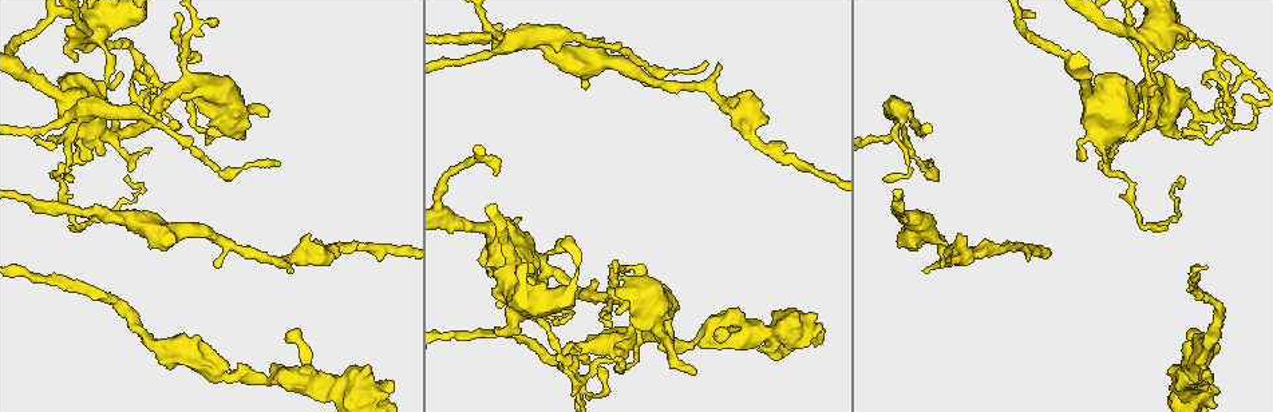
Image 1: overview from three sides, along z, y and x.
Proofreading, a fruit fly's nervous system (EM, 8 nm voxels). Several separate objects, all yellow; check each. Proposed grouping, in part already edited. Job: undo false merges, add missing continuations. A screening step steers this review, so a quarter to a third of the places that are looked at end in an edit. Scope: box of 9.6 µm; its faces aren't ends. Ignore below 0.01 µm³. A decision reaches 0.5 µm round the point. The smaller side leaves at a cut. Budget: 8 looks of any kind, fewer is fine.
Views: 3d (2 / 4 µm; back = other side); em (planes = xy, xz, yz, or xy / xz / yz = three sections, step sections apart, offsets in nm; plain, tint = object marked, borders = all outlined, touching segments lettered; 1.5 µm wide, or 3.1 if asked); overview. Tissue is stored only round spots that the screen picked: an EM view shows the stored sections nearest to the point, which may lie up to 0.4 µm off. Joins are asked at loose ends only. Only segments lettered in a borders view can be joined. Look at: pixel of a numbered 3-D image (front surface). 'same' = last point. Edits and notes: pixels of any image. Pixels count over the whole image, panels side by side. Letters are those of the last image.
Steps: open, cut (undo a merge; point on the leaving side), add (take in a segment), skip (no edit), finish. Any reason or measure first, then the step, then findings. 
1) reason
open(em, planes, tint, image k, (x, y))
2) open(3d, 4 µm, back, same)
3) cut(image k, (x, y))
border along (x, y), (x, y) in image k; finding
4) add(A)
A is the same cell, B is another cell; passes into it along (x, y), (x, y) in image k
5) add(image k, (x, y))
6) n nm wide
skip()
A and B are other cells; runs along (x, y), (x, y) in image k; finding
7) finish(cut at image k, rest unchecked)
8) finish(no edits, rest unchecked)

an open end
open(em, planes, borders, image 1, (265, 115))

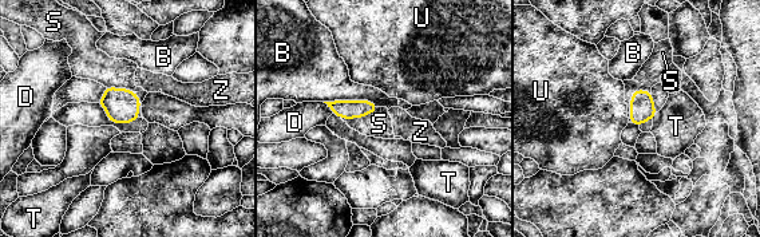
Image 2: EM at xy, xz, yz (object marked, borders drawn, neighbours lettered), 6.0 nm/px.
skip()
B, D, S, T, U and Z are other cells; border along (106, 86), (130, 89), (139, 117) in image 2; no lettered segment goes on from it

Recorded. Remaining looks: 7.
touches itself
open(3d, 4 µm, image 1, (1218, 84))

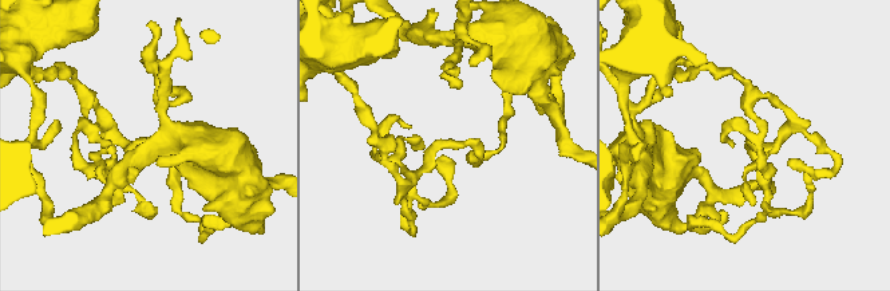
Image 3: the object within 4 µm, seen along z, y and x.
open(em, planes, borders, image 3, (750, 143))

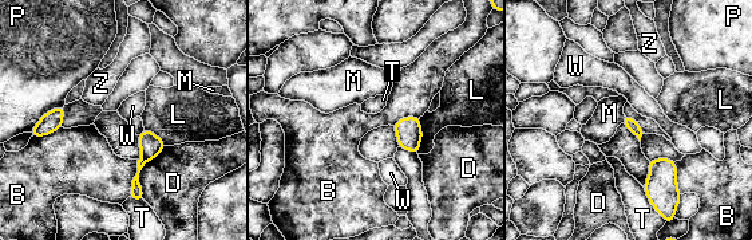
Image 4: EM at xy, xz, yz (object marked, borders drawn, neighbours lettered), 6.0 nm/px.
D touches over 340 nm
cut(image 4, (151, 145))
B, D, L, M, P, T, W and Z are other cells; two cells meet here

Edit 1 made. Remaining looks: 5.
branch stops here
open(em, planes, tint, image 1, (366, 365))

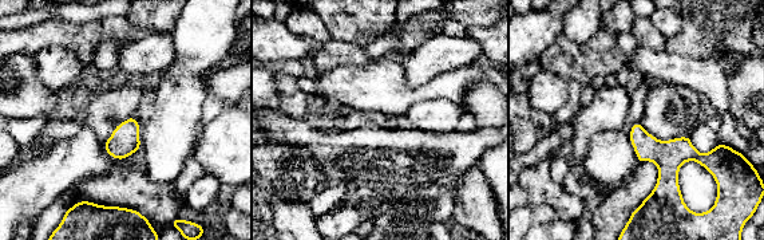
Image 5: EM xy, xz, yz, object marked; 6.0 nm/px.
open(em, planes, borders, same)

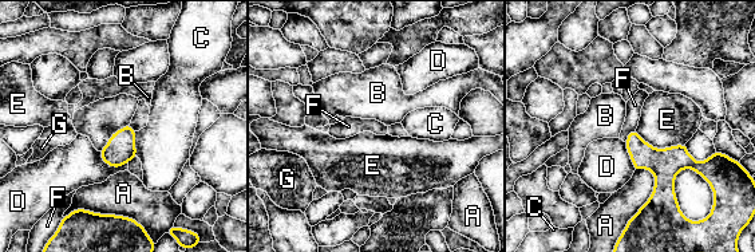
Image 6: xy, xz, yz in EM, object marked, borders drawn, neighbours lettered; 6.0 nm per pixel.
skip()
A, B, C, D, E, F and G are other cells; runs along (629, 140), (702, 170) in image 6; none of them fits

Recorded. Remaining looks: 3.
finish(cut at image 4, rest unchecked)

